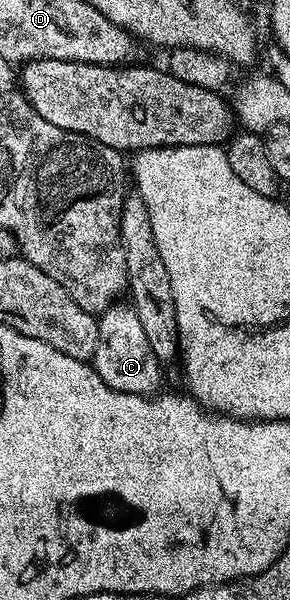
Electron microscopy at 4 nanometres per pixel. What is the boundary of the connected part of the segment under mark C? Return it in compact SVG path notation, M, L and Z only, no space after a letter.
M115 302L111 308L97 317L97 321L96 354L92 361L96 374L100 374L100 378L108 382L108 386L112 386L112 390L137 396L157 393L157 388L162 384L163 365L152 350L134 307L126 302Z

